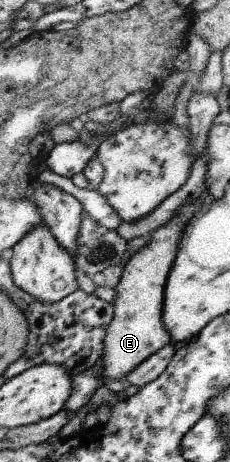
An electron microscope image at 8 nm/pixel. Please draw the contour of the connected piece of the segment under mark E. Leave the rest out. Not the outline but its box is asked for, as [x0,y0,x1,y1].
[100,201,204,382]

